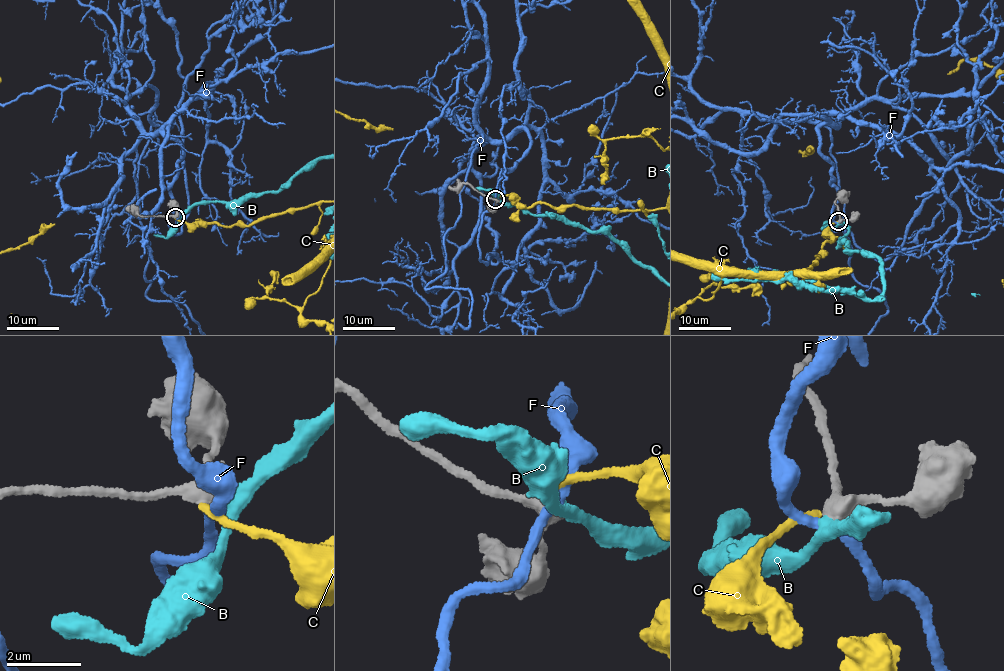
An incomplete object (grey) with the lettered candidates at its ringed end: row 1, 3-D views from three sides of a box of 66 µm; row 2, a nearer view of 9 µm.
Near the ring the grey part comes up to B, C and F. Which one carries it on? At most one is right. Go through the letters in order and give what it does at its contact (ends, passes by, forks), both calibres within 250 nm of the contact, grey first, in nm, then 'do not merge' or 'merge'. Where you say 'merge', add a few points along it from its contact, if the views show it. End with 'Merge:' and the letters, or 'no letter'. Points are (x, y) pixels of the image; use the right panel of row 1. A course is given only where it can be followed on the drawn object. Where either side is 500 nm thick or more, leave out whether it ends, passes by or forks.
B: it passes by | 440/320 nm | do not merge
C: it ends | 420/190 nm | merge
F: it passes by | 440/280 nm | do not merge
Merge: C

